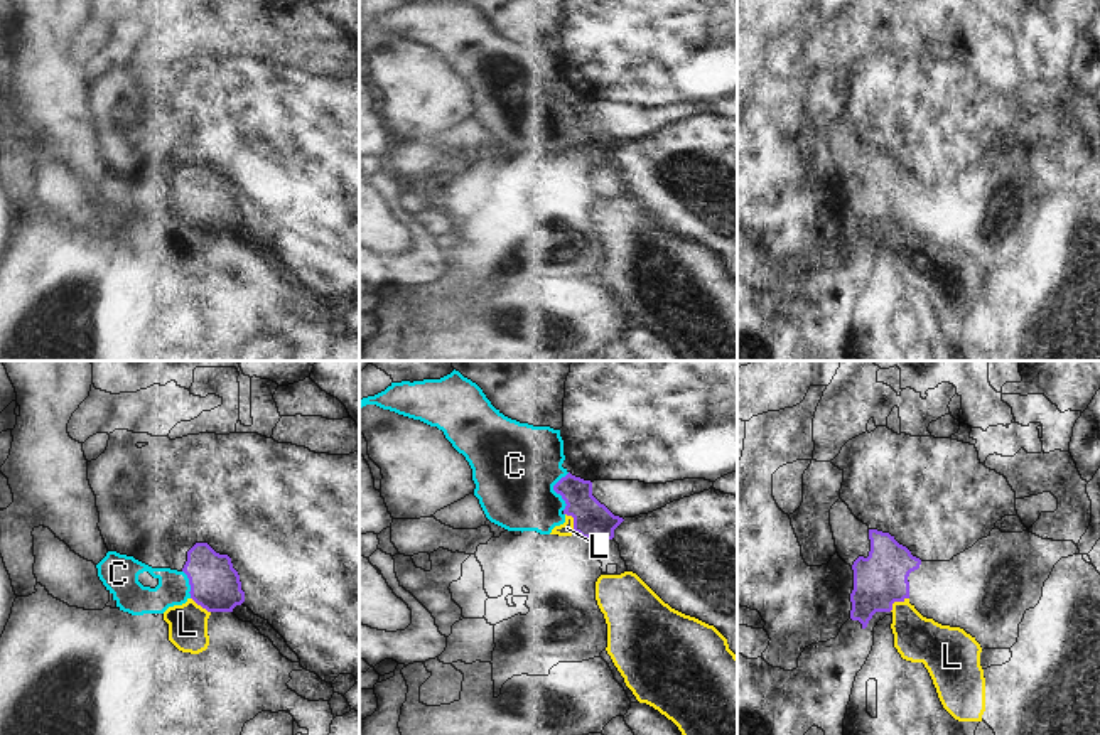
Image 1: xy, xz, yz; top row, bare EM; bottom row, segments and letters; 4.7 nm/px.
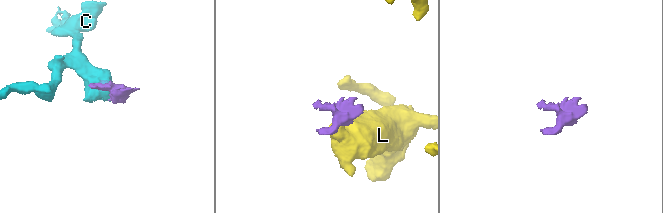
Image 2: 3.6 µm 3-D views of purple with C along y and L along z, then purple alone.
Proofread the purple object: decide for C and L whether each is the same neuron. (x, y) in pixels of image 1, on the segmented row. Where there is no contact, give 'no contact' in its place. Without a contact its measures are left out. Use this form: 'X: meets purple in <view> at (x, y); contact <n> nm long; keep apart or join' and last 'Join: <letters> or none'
C: meets purple in xz at (555, 491); contact 190 nm long; keep apart
L: meets purple in yz at (896, 600); contact 120 nm long; keep apart
Join: none

